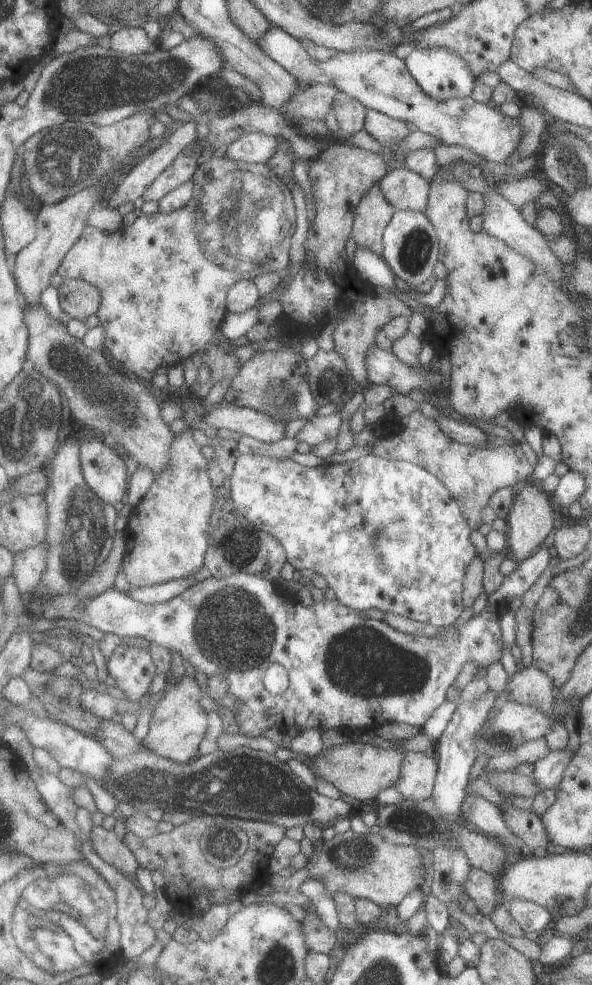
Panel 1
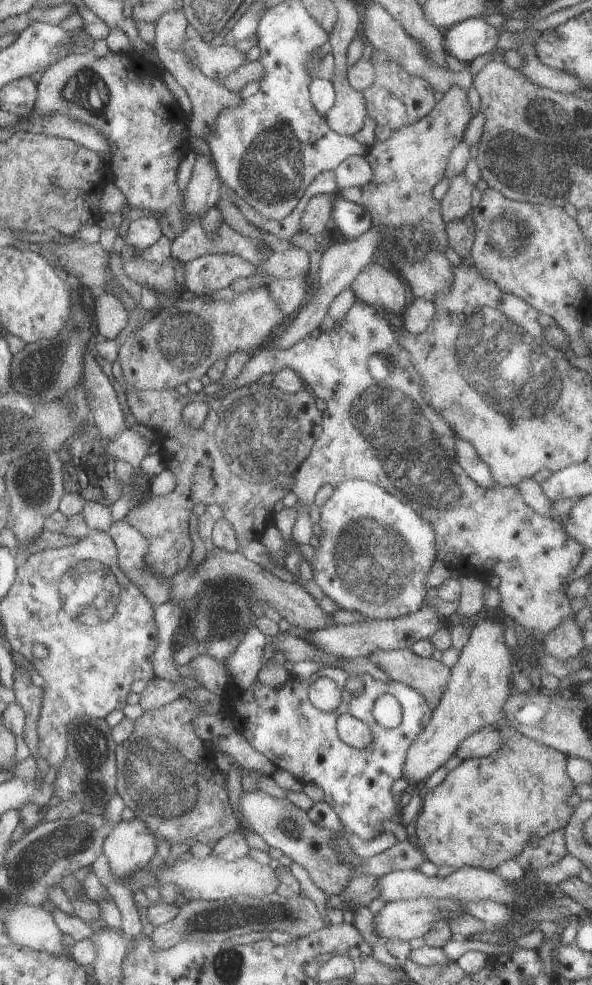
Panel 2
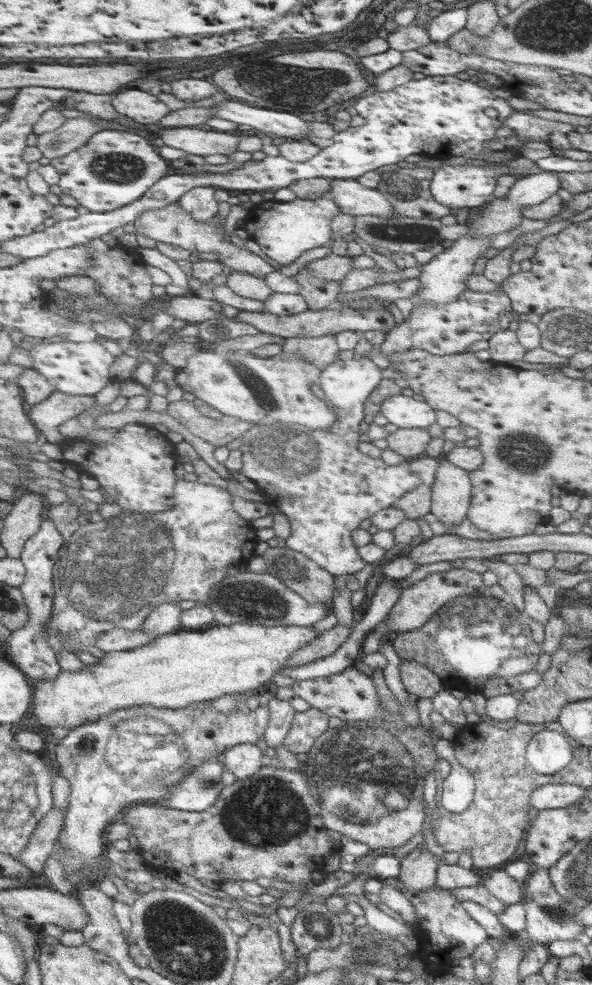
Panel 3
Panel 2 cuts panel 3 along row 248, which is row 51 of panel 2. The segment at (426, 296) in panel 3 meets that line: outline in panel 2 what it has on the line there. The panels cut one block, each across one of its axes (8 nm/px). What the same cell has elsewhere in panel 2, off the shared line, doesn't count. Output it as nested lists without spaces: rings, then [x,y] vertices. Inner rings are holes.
[[[482,16],[466,18],[443,33],[444,48],[460,62],[472,62],[492,51],[501,34]]]

